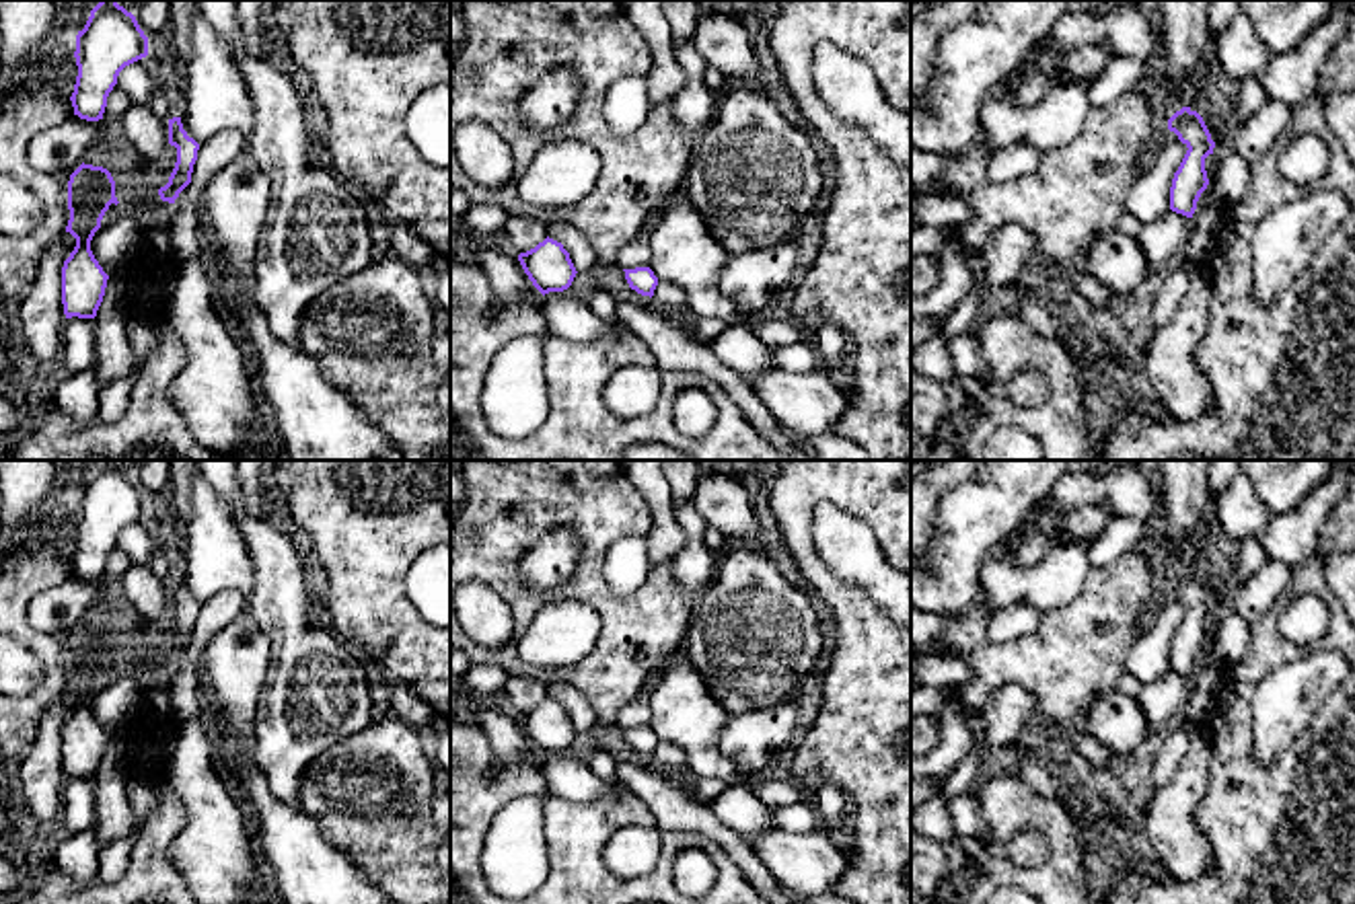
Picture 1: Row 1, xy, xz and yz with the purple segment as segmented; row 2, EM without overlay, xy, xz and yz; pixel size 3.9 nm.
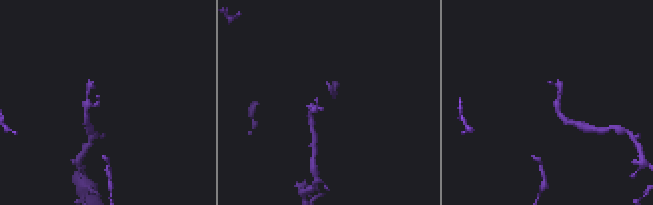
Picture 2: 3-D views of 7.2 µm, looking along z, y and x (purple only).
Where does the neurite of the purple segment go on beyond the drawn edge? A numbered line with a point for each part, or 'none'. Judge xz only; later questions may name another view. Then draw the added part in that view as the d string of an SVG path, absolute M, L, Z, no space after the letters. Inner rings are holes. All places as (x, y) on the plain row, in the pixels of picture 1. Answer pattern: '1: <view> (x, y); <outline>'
none

